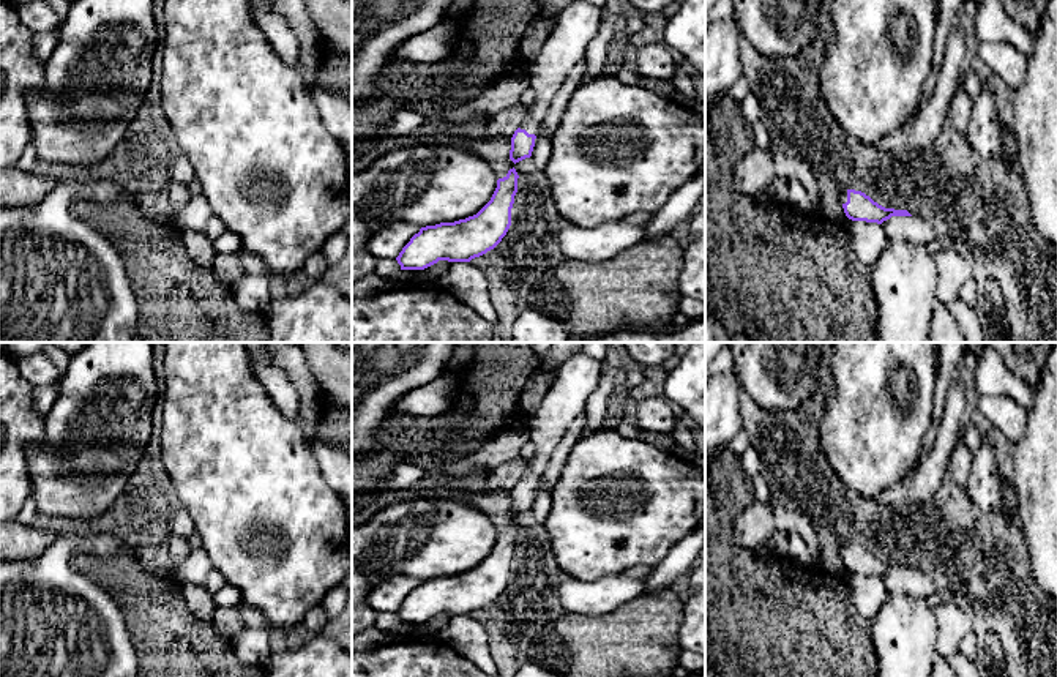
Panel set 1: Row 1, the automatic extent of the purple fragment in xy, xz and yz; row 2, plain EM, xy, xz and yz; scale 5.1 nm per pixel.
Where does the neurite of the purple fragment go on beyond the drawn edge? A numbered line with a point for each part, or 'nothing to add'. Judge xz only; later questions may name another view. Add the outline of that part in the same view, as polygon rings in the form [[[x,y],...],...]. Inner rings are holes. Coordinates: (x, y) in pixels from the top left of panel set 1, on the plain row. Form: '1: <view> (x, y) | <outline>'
1: xz (576, 379) | [[[577,352],[555,369],[540,409],[527,421],[533,456],[527,461],[524,477],[519,480],[528,488],[538,488],[551,453],[562,440],[570,425],[585,413],[588,398],[598,388],[604,363]]]

